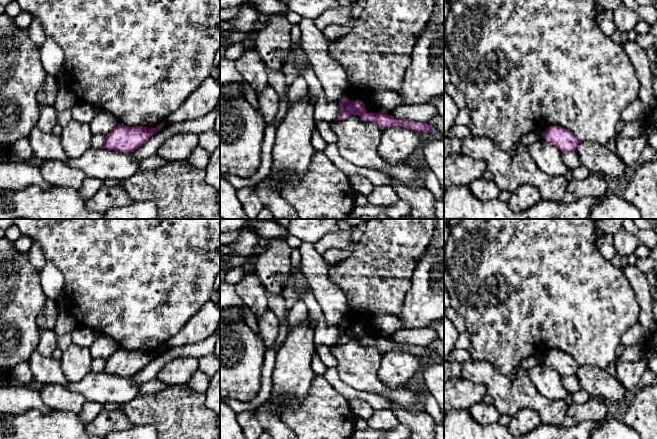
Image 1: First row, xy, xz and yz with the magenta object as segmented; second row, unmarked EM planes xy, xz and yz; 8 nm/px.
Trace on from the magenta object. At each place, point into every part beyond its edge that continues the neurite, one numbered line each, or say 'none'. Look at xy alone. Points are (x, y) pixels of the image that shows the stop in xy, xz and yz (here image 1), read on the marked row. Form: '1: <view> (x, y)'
none

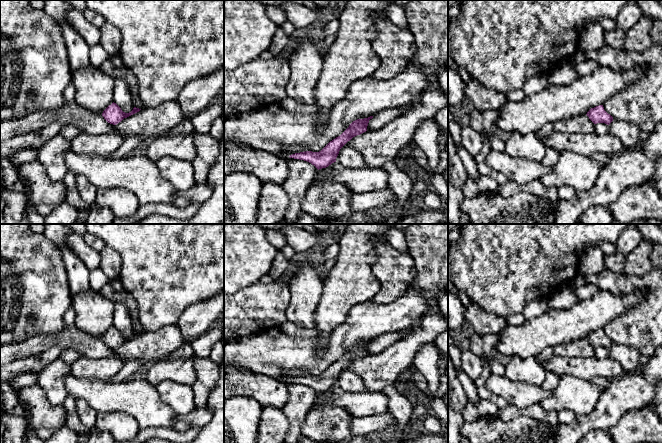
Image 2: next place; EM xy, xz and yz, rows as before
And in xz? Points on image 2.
1: xz (288, 150)

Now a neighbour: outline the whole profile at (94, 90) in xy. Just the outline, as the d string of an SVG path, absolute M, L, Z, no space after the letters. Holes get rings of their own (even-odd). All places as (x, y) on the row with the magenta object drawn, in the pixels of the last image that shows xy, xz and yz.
M88 65L72 73L75 87L74 103L94 113L102 114L114 102L115 80L98 67Z

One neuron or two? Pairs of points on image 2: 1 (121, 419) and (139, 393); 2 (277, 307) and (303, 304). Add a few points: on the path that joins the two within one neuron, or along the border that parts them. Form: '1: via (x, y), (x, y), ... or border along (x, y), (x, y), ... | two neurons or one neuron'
1: border along (101, 413), (126, 412), (136, 421), (140, 428) | two neurons
2: border along (286, 282), (289, 288), (287, 321) | two neurons

